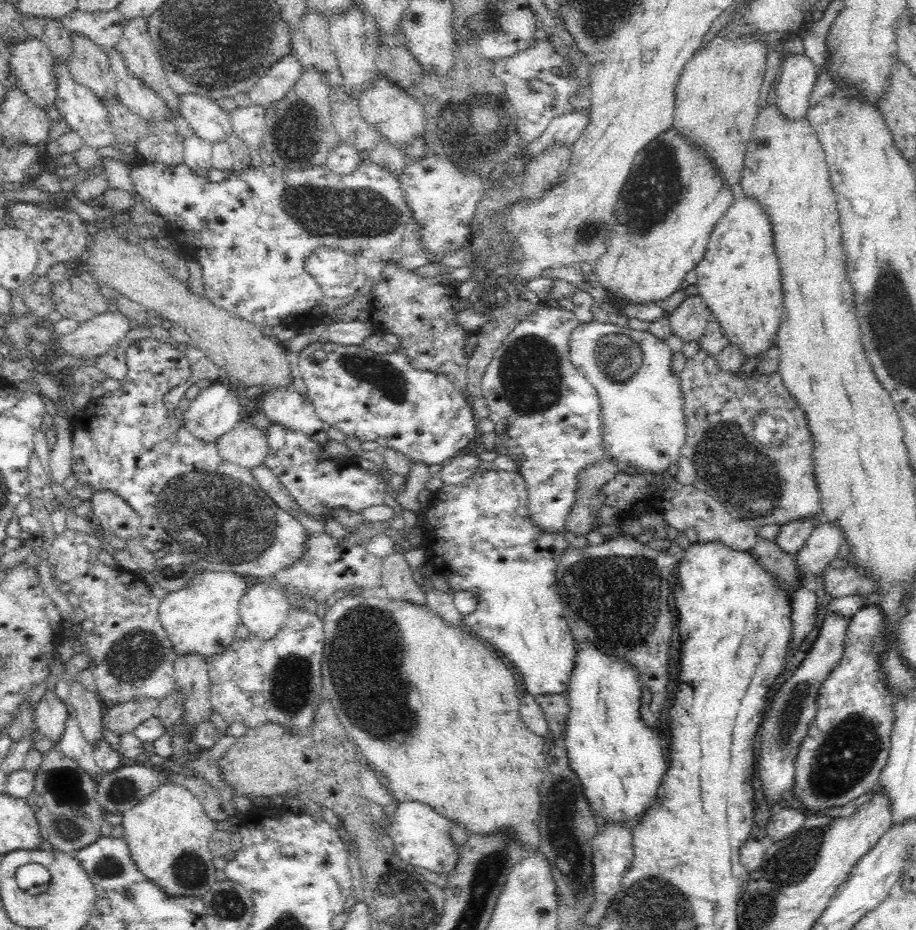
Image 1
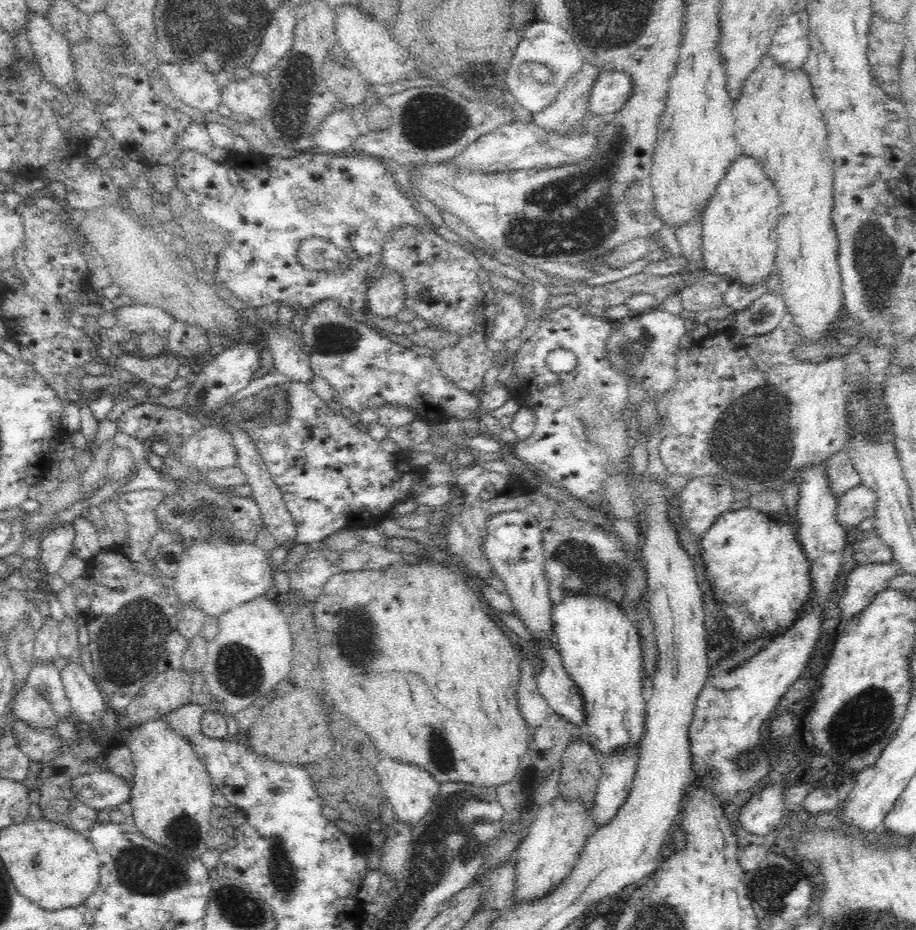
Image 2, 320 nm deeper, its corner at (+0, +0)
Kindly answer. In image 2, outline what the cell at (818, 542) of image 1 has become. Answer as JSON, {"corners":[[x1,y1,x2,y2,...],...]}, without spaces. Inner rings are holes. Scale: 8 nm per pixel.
{"corners":[[860,482,847,490,838,500,836,517,840,525,856,528,862,521,874,516,877,504,877,494]]}

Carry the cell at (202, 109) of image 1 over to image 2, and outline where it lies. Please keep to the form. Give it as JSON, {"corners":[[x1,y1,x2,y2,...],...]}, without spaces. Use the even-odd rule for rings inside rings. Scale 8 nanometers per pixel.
{"corners":[[199,61,180,62,177,66,161,63,154,74,152,91,164,100,182,100,199,115,217,112,222,104,222,91,214,75]]}

